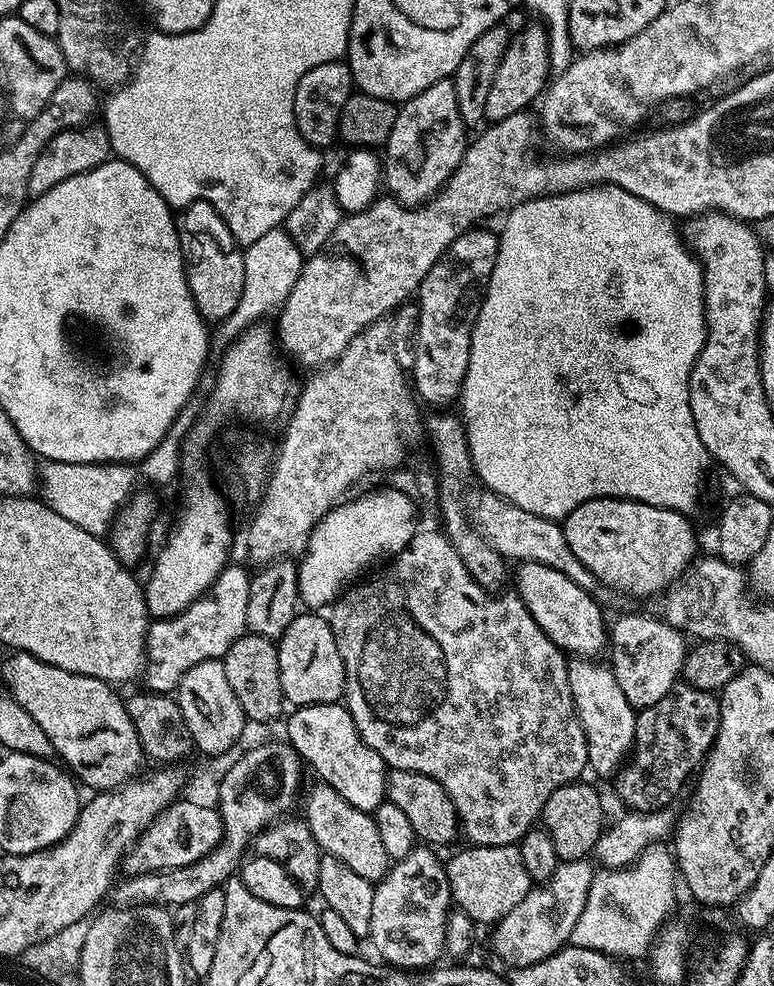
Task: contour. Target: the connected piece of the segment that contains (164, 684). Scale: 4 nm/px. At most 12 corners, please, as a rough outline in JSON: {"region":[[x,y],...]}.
{"region":[[229,566],[177,616],[148,625],[149,692],[248,632],[252,576]]}

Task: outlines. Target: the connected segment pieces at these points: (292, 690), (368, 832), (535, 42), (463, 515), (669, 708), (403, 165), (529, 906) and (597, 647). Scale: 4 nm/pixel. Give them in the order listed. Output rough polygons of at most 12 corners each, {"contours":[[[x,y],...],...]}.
{"contours":[[[301,611],[280,635],[292,706],[335,704],[346,670],[323,615]],[[329,784],[302,819],[323,855],[378,882],[390,861],[375,815]],[[543,23],[508,41],[485,121],[531,109],[550,83]],[[452,410],[433,411],[442,531],[489,594],[509,561],[473,524],[464,491],[474,480],[468,431]],[[677,686],[639,709],[614,783],[659,812],[716,743],[720,701]],[[456,85],[399,105],[382,180],[423,206],[462,162],[469,129]],[[563,861],[496,921],[492,948],[513,969],[571,941],[592,885]],[[519,565],[514,590],[576,658],[610,644],[601,601],[562,570]]]}

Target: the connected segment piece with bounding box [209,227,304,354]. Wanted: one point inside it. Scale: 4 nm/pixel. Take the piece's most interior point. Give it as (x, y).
(271, 265)

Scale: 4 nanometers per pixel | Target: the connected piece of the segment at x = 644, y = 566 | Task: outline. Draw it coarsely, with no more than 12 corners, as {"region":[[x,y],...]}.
{"region":[[615,496],[562,527],[613,593],[652,596],[697,559],[689,517]]}

